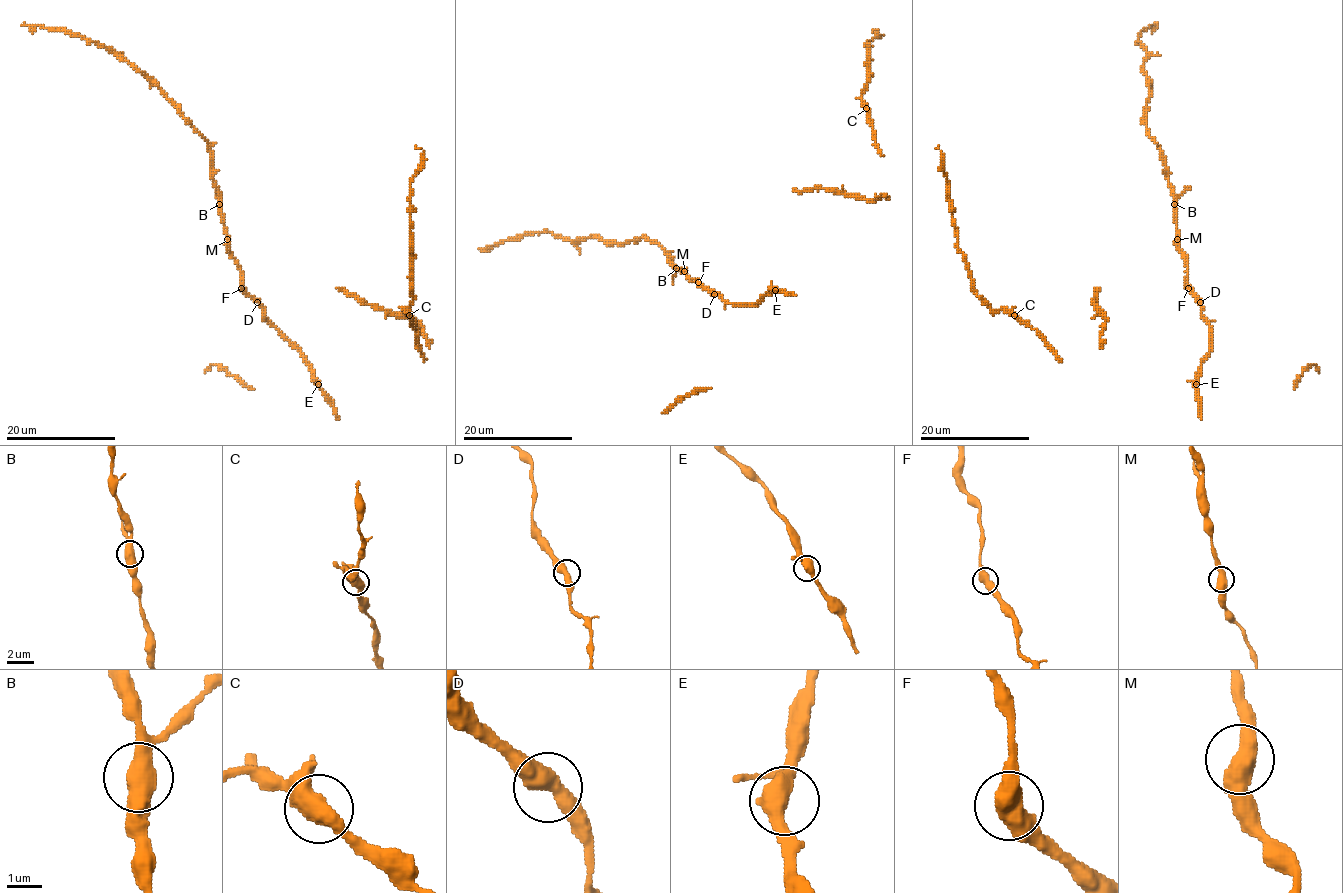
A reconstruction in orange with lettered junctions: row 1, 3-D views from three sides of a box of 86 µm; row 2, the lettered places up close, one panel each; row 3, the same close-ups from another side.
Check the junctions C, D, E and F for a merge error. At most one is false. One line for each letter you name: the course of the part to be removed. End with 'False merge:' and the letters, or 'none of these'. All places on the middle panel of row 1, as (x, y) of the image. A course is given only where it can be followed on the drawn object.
False merge: none of these

